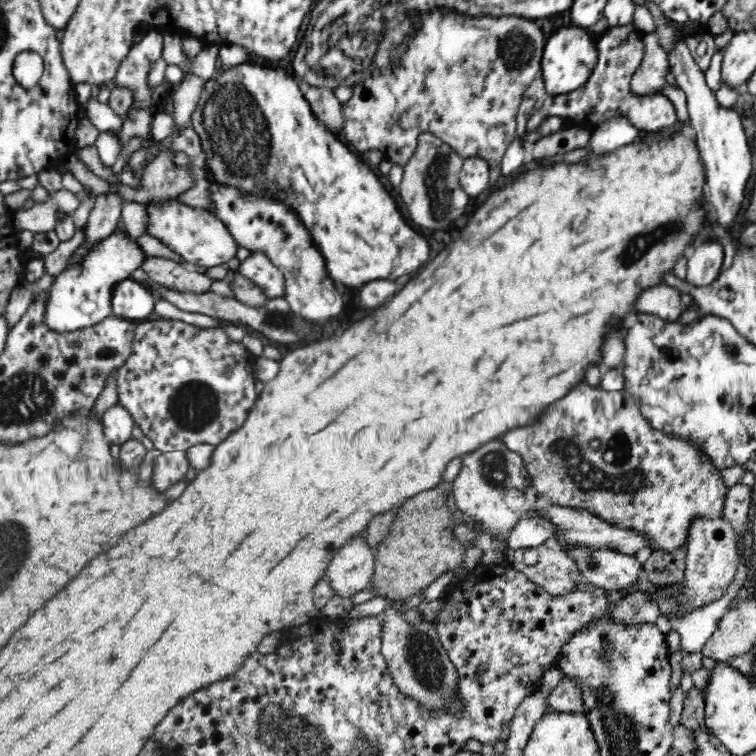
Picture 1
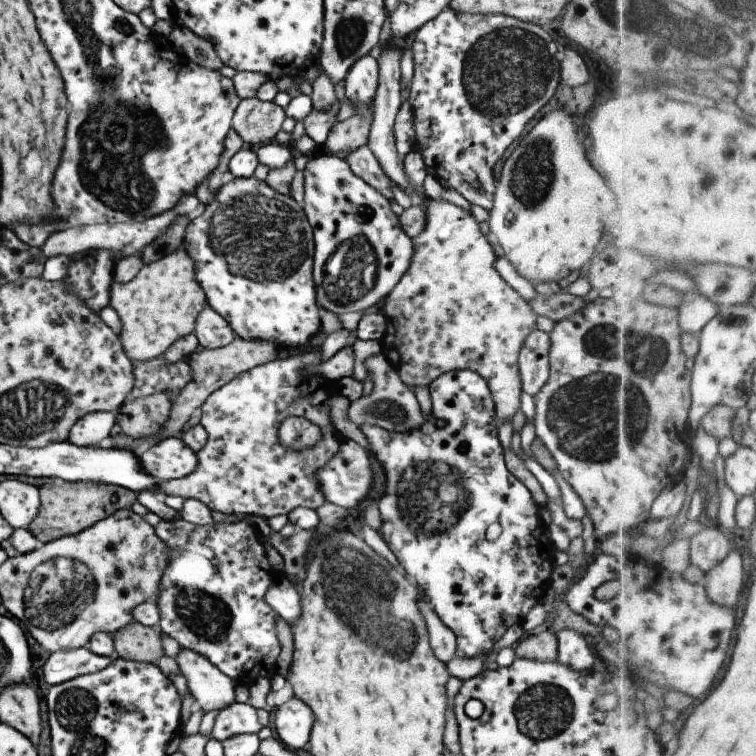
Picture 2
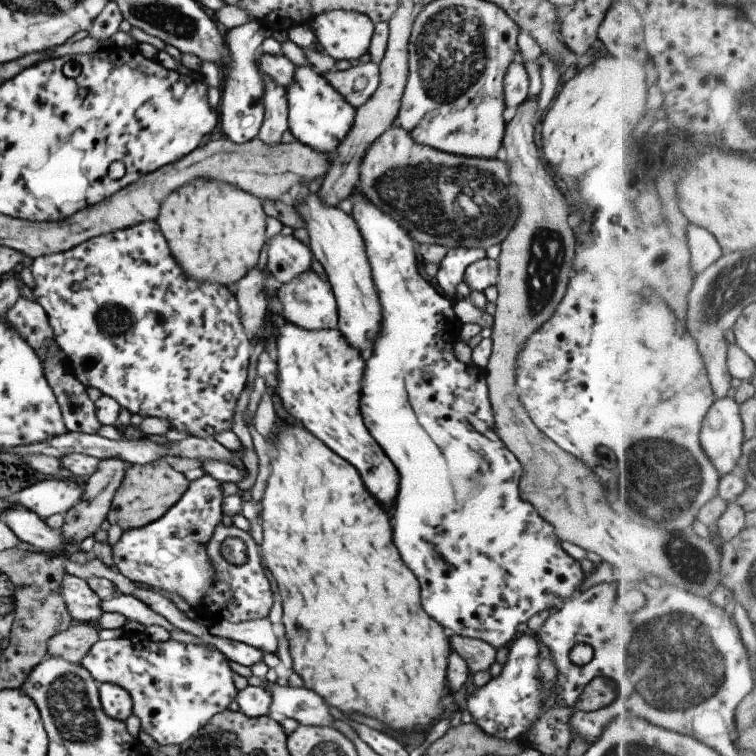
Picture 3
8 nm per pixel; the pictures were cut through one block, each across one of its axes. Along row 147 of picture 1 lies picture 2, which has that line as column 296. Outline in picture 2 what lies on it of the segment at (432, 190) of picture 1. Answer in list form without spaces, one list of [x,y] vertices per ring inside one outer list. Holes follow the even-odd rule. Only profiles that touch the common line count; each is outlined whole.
[[[288,417],[281,422],[277,437],[284,446],[293,451],[301,451],[320,440],[320,431],[317,426],[310,424],[305,418]]]

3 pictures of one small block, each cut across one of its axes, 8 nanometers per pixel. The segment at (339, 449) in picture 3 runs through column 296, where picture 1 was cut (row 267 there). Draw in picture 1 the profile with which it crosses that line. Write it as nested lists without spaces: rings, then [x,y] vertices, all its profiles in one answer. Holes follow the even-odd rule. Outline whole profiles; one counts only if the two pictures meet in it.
[[[252,58],[223,72],[221,75],[218,73],[215,78],[209,81],[205,81],[202,97],[190,123],[194,126],[198,136],[200,136],[204,147],[203,155],[206,158],[206,165],[208,165],[207,176],[220,184],[229,184],[229,186],[237,186],[242,190],[249,190],[252,194],[271,192],[271,194],[275,194],[275,196],[285,200],[302,219],[304,227],[310,231],[313,242],[315,242],[321,255],[325,258],[326,268],[334,283],[340,282],[344,287],[360,290],[365,284],[368,284],[368,281],[386,279],[398,282],[398,280],[407,279],[416,274],[422,264],[430,260],[430,241],[426,236],[419,234],[417,228],[412,224],[407,224],[409,220],[398,209],[392,193],[382,185],[380,178],[369,168],[366,162],[358,159],[356,152],[349,145],[346,145],[346,142],[340,136],[333,134],[322,122],[314,117],[310,104],[304,99],[304,93],[300,92],[296,81],[297,78],[293,74],[288,74],[277,65],[269,65]]]

